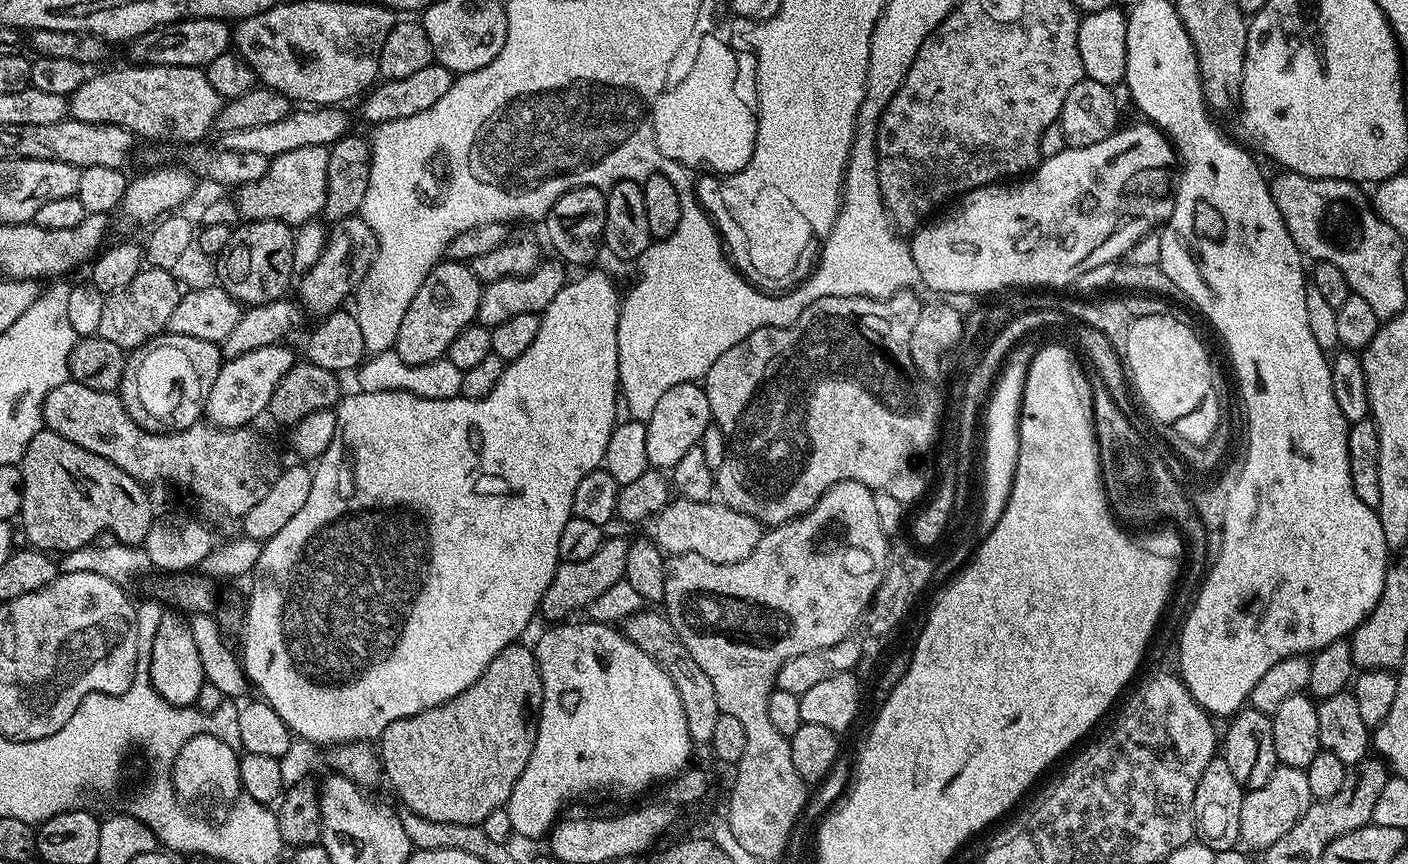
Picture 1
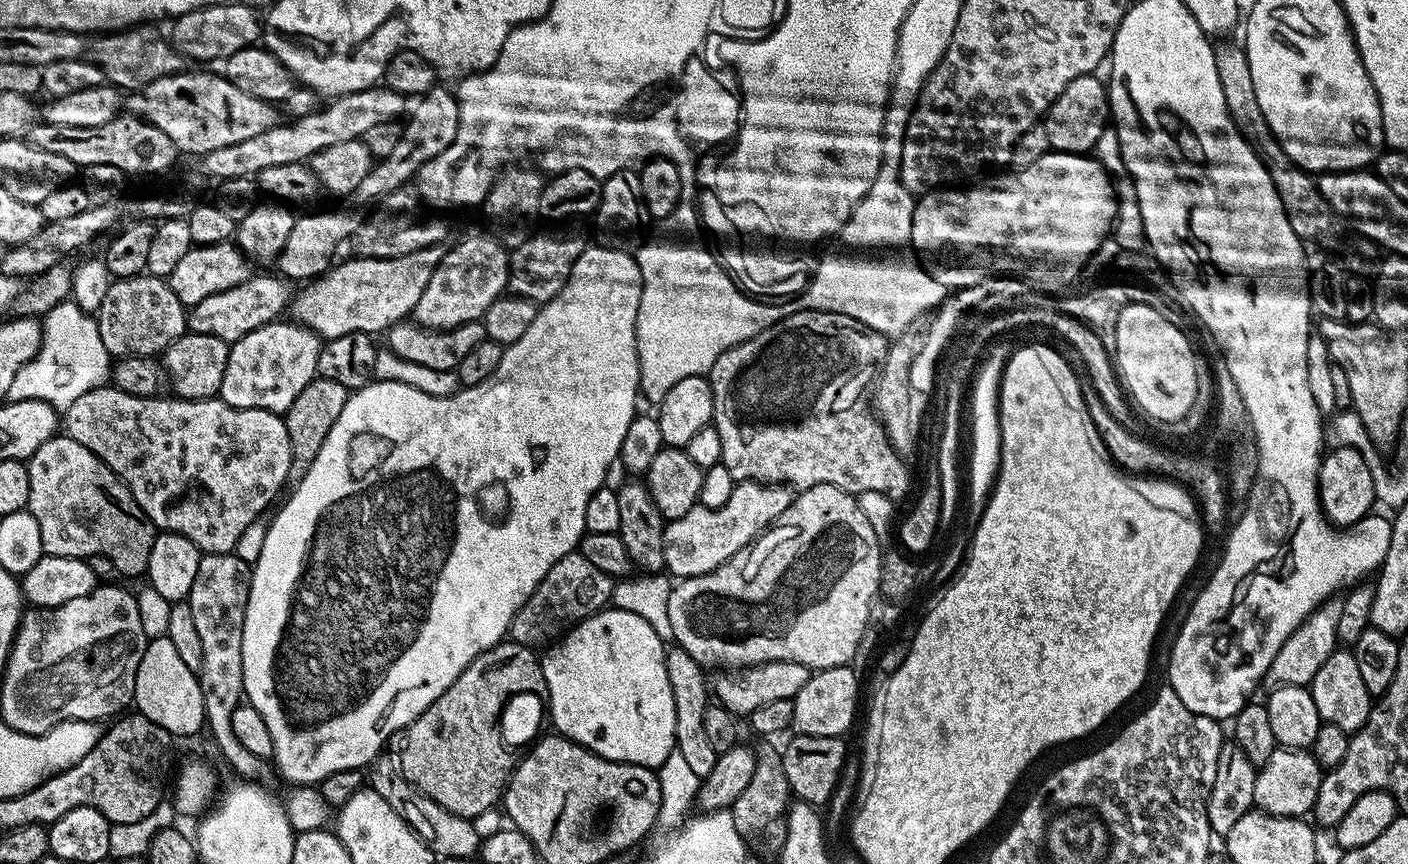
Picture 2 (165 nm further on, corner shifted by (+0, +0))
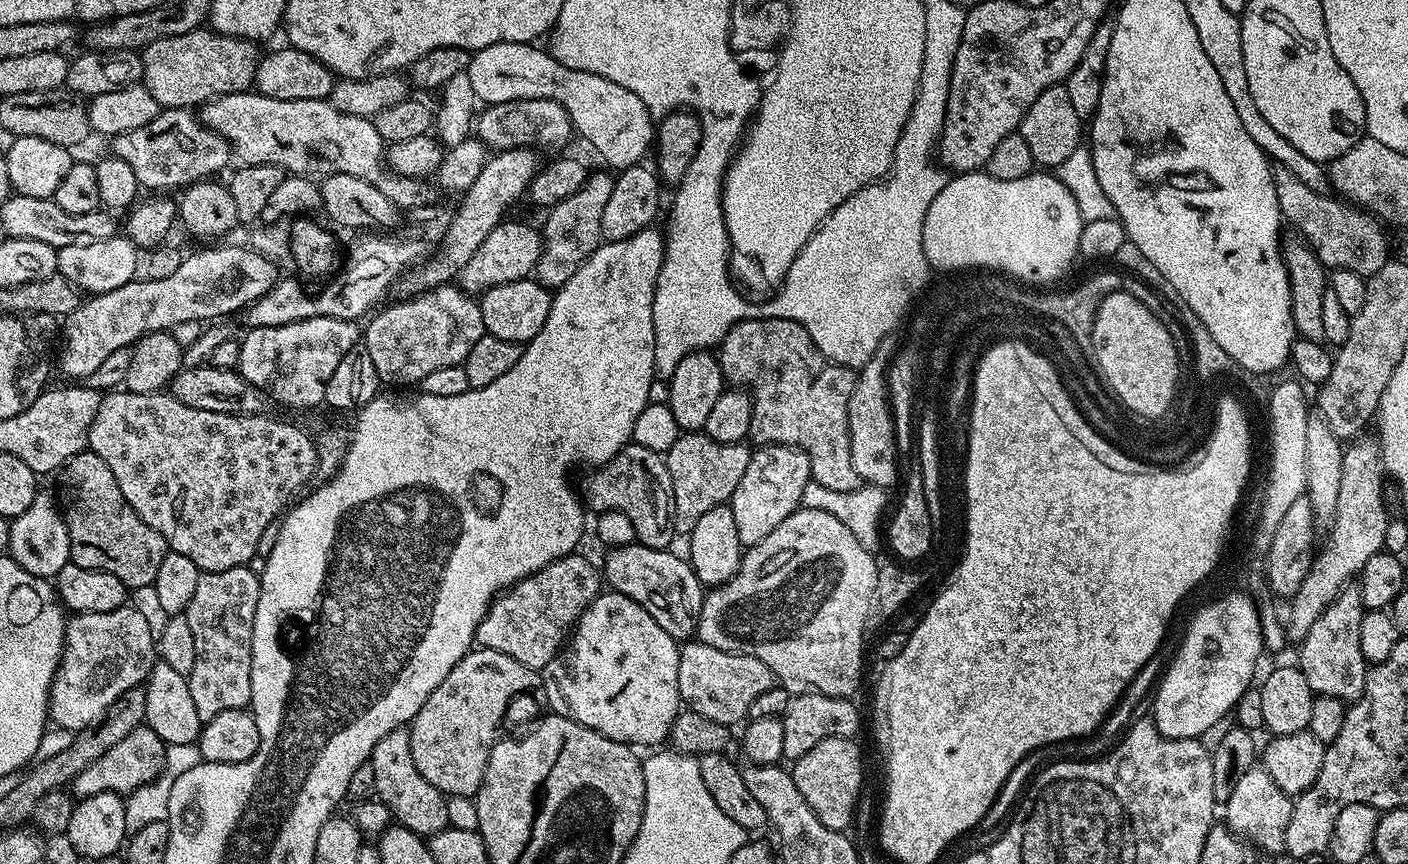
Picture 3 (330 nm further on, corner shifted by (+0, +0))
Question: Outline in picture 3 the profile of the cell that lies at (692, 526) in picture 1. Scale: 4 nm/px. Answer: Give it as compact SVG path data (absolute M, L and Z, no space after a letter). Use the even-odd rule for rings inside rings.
M766 444L757 447L751 453L749 466L730 499L734 526L738 528L741 545L751 546L762 542L762 538L766 538L766 534L770 534L778 526L782 526L782 522L786 522L786 518L790 518L790 514L801 507L804 491L811 480L810 458L802 449L791 448L788 444Z

